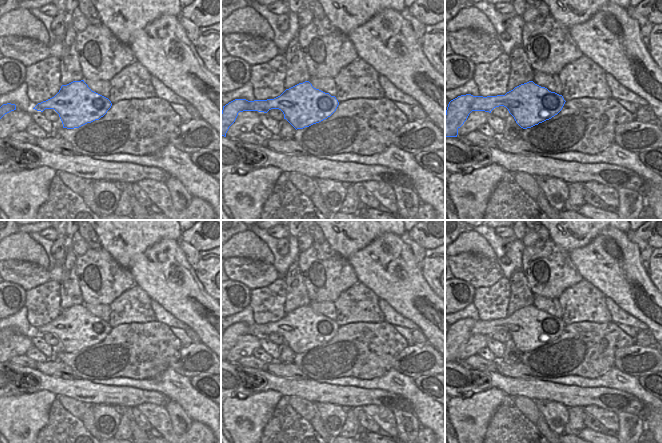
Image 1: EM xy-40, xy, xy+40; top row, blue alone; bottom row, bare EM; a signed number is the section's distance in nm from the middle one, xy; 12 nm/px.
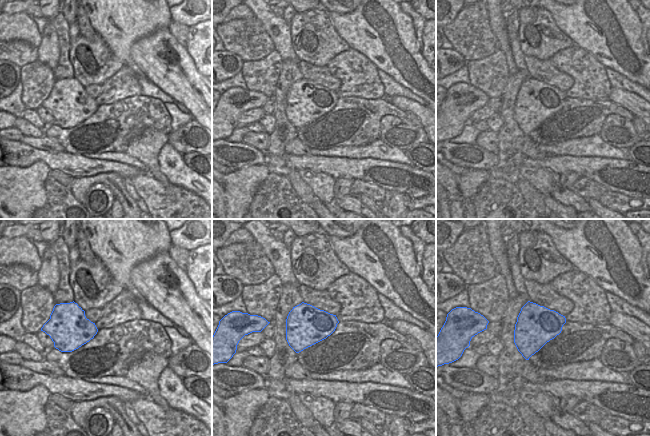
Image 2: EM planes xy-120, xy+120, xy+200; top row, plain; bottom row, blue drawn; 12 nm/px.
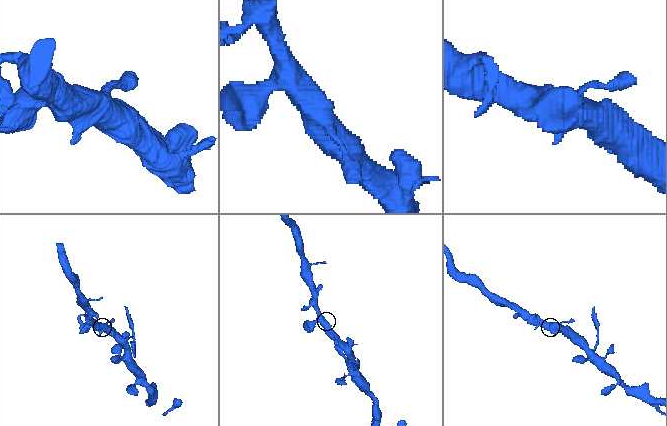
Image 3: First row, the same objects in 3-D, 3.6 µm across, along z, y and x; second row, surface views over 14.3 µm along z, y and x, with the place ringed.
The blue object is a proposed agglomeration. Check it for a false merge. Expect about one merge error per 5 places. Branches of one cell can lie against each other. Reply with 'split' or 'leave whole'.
leave whole

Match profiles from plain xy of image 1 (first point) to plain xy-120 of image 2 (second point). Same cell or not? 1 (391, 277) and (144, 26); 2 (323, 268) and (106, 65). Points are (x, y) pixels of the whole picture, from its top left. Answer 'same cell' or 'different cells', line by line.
1: different cells
2: same cell

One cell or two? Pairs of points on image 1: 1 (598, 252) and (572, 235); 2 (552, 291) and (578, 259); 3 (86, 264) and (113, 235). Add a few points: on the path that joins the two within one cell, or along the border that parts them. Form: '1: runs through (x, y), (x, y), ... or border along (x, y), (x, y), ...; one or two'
1: border along (601, 230), (584, 246), (577, 247), (570, 252); two
2: border along (569, 252), (571, 262), (583, 279); two
3: border along (102, 247), (118, 264); two

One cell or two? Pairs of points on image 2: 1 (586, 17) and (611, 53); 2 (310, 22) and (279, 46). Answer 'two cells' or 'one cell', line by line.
1: one cell
2: two cells

